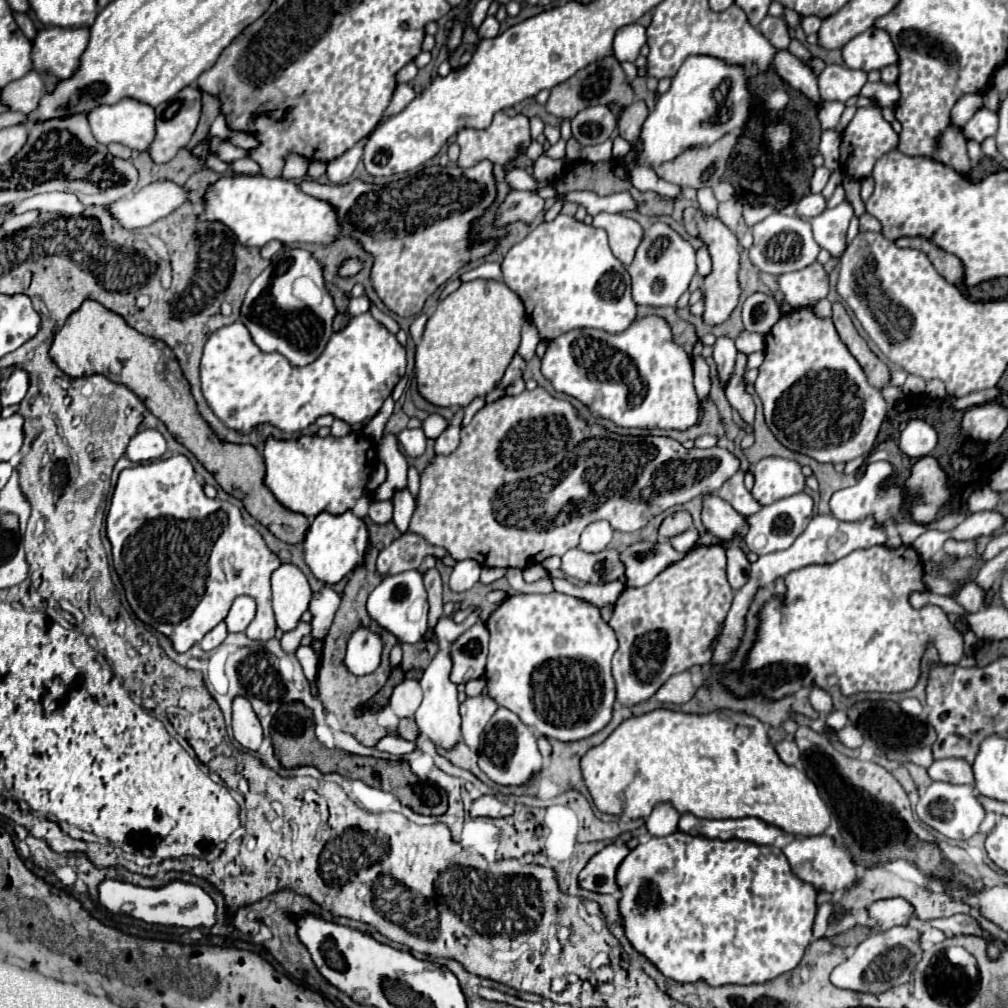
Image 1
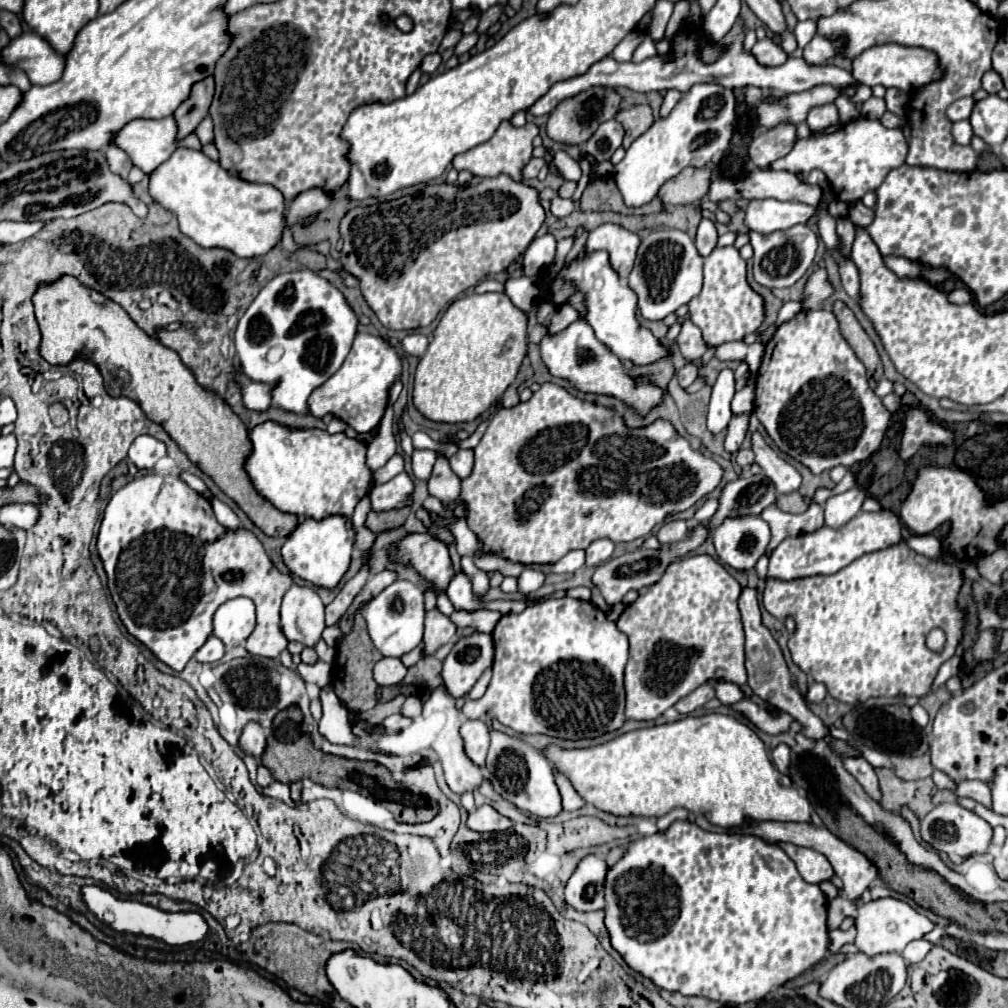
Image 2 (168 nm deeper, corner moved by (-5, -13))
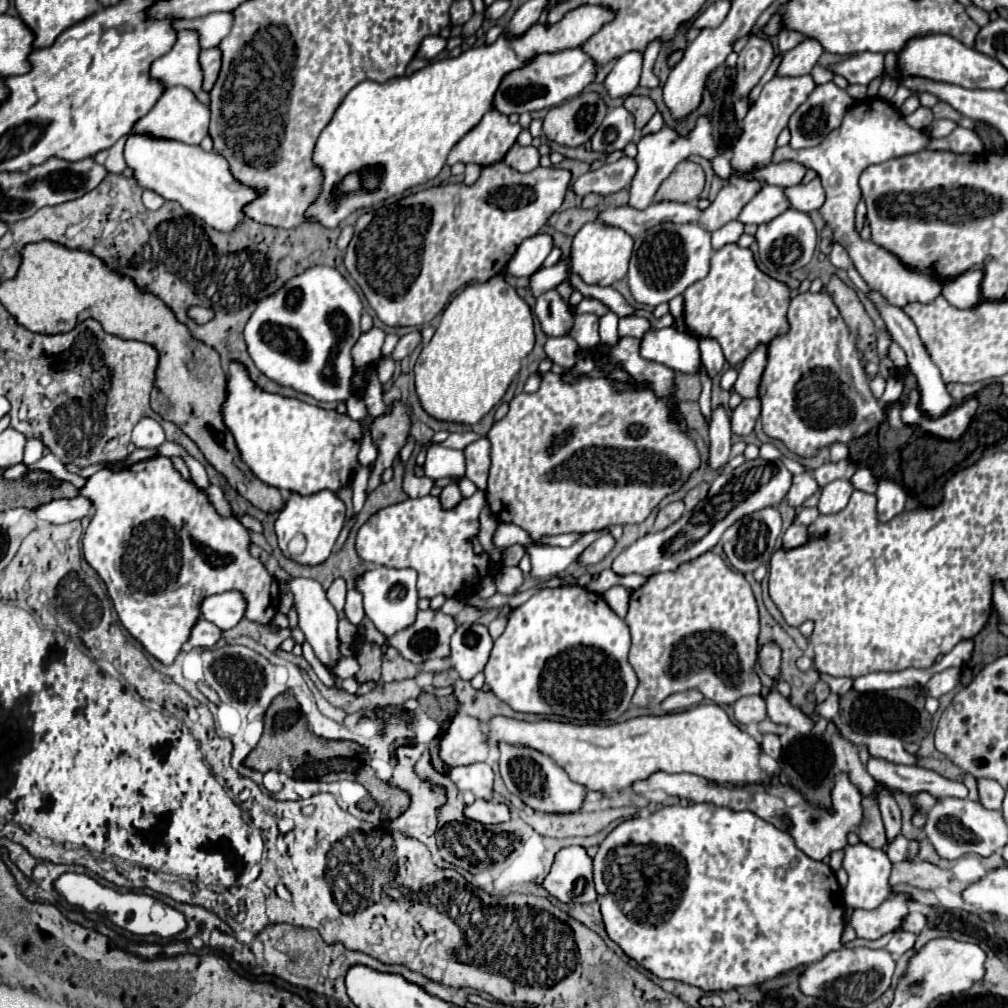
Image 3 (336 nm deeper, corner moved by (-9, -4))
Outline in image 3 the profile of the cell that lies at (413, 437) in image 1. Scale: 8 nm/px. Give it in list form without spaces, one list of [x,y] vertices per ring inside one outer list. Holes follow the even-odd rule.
[[[431,446],[423,464],[425,476],[437,478],[455,478],[465,474],[465,458],[461,450],[451,450],[443,446]]]

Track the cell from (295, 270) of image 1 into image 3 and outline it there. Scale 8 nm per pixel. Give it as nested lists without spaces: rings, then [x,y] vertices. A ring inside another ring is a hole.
[[[313,266],[303,274],[289,278],[277,292],[257,302],[255,312],[251,314],[243,330],[247,352],[259,372],[263,372],[279,386],[293,388],[319,402],[345,402],[351,396],[351,346],[361,336],[361,310],[363,304],[357,292],[335,268]]]

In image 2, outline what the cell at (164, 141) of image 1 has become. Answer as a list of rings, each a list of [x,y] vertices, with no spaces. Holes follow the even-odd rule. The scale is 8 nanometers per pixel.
[[[213,77],[201,79],[199,83],[195,83],[195,87],[191,87],[191,95],[175,109],[173,115],[177,119],[181,137],[195,131],[199,121],[207,115],[211,99],[213,99],[213,91],[215,91]]]

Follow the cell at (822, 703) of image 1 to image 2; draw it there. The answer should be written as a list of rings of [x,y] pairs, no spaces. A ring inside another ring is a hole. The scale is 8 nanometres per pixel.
[[[809,681],[809,687],[807,687],[807,699],[809,701],[815,701],[815,703],[821,703],[823,697],[825,697],[827,689],[823,687],[823,683],[815,683],[815,681]]]

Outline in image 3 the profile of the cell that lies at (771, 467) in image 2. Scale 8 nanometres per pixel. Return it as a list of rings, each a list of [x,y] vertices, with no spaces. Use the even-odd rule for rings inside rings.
[[[807,472],[795,474],[789,494],[787,494],[787,500],[791,506],[801,506],[815,490],[817,490],[817,482],[813,480],[811,474],[807,474]]]

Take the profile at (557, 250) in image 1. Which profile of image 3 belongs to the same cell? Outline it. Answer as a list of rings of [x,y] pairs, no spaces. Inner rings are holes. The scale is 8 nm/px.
[[[673,326],[661,330],[647,330],[641,338],[639,352],[645,360],[659,362],[669,366],[671,370],[681,370],[687,374],[697,372],[701,364],[697,338],[677,332],[677,328]]]

